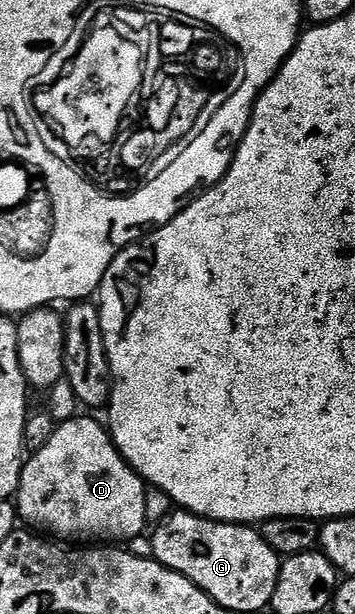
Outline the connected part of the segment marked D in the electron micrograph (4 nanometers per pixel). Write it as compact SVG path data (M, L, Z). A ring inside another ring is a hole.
M78 414L75 415L73 420L61 421L61 423L55 427L52 438L48 438L48 442L44 442L42 449L36 453L33 453L33 455L31 455L29 459L23 463L22 477L18 483L18 490L16 493L16 507L18 509L19 517L21 517L25 523L27 520L28 523L35 524L35 526L30 526L33 526L38 530L46 530L42 528L50 528L51 533L49 532L49 535L51 537L57 538L59 541L89 542L94 546L122 546L129 541L135 540L137 536L143 535L143 533L147 531L148 523L146 521L145 514L145 498L148 485L146 481L134 471L134 468L131 466L131 464L127 462L127 460L125 460L125 458L120 454L120 450L114 445L114 440L109 434L107 425L103 423L103 421L101 424L100 421L93 420L93 418L90 416L93 415Z

